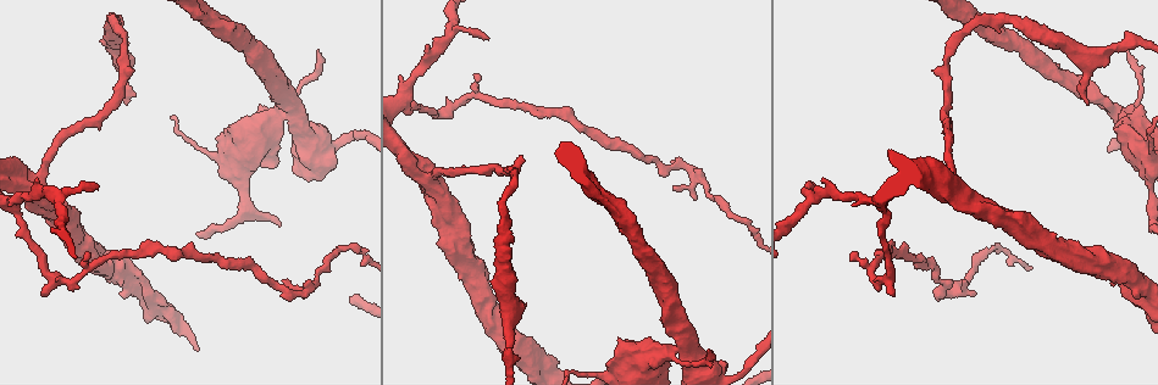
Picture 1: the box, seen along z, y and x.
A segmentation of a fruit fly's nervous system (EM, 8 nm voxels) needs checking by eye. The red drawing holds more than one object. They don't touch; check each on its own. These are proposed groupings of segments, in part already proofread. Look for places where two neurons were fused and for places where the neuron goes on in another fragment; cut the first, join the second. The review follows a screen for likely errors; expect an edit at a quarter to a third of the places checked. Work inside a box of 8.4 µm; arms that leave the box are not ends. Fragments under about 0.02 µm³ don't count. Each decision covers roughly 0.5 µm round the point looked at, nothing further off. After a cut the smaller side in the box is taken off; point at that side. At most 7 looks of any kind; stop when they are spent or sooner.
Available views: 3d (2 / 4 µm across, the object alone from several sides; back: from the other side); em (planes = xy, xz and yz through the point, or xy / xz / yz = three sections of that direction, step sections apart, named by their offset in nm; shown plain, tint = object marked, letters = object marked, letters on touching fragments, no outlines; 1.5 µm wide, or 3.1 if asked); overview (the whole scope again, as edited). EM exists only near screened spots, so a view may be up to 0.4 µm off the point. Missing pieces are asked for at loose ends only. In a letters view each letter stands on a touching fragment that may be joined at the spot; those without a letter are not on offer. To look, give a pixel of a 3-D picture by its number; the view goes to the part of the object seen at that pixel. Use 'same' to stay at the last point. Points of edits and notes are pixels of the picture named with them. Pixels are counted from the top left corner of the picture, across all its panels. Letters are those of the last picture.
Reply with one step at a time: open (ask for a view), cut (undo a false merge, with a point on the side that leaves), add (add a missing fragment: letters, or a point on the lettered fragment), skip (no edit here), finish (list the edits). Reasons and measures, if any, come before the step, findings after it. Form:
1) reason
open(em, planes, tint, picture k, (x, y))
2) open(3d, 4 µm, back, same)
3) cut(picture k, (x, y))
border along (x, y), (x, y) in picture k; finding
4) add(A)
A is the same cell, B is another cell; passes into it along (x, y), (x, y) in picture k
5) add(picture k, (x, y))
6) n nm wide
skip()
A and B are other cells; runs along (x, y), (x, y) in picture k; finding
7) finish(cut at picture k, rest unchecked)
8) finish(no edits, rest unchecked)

abrupt turn
open(3d, 4 µm, picture 1, (49, 280))

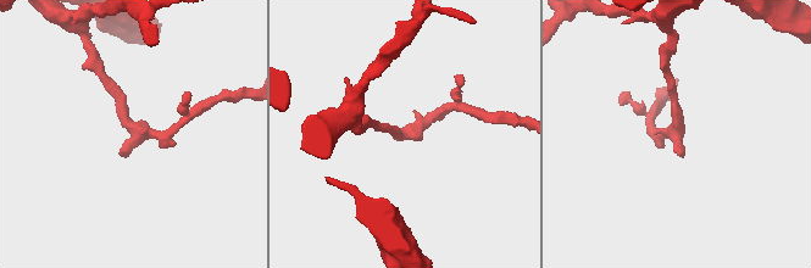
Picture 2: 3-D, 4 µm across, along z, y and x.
open(em, planes, tint, picture 2, (407, 133))

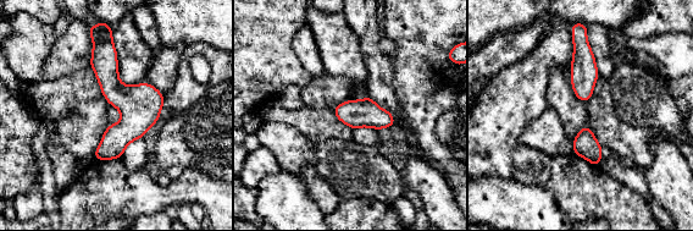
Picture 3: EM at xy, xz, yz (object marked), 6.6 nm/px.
what lies round it
open(em, planes, letters, same)

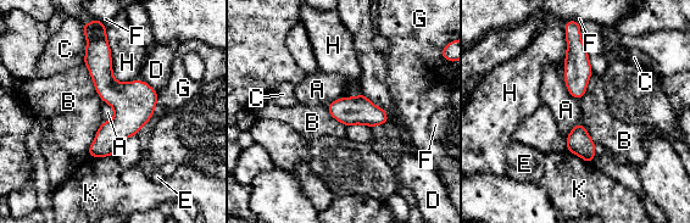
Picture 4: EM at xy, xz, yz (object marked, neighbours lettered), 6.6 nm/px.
H touches over 400 nm
skip()
A, B, C, D, E, F, G, H and K are other cells; runs along (98, 43), (121, 124), (92, 154) in picture 4; continuous, no second neuron

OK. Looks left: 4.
thick turns thin
open(em, planes, tint, picture 1, (880, 207))

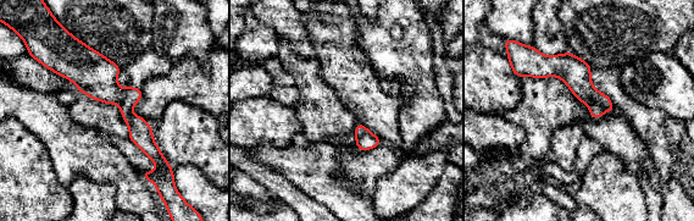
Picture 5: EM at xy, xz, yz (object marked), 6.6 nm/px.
open(em, planes, letters, same)

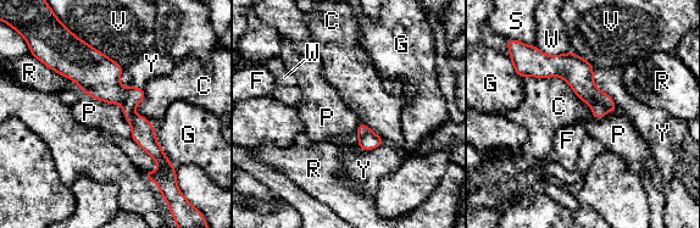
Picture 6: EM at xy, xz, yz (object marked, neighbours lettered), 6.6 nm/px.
190 nm wide
skip()
C, F, G, P, R, S, V, W and Y are other cells; runs along (49, 60), (89, 68), (155, 146) in picture 6; continuous, no second neuron

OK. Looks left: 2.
finish(no edits, rest unchecked)

